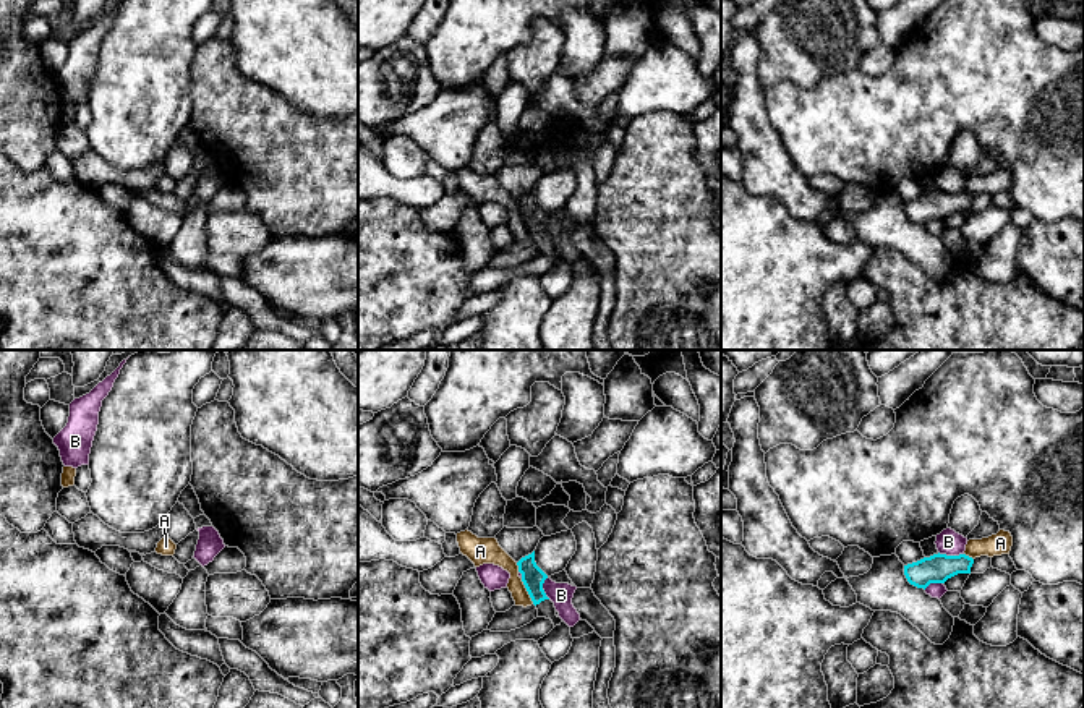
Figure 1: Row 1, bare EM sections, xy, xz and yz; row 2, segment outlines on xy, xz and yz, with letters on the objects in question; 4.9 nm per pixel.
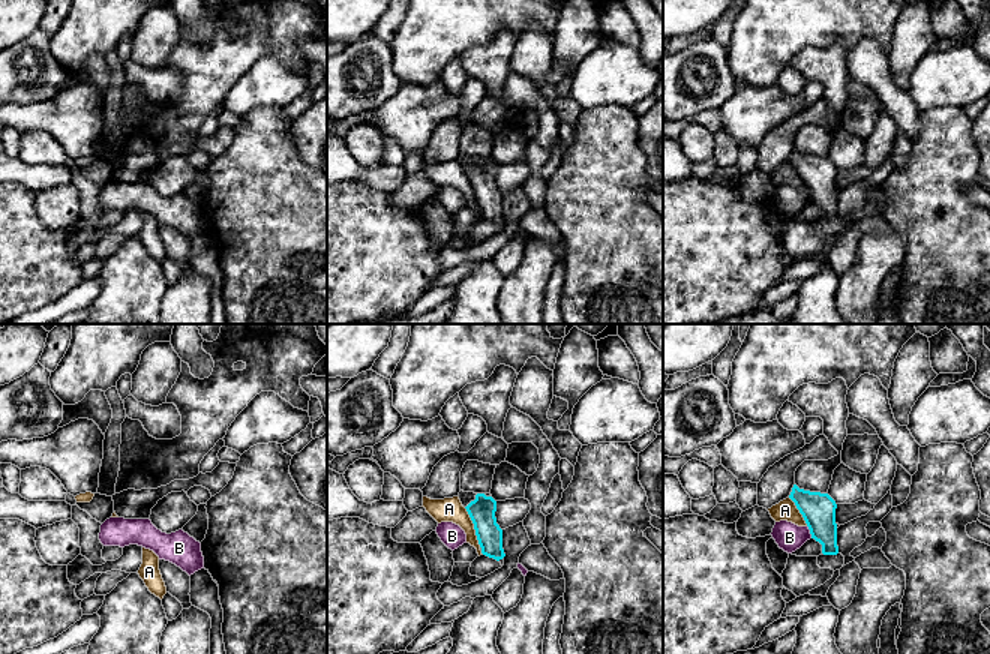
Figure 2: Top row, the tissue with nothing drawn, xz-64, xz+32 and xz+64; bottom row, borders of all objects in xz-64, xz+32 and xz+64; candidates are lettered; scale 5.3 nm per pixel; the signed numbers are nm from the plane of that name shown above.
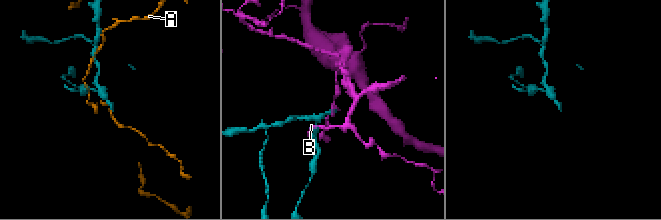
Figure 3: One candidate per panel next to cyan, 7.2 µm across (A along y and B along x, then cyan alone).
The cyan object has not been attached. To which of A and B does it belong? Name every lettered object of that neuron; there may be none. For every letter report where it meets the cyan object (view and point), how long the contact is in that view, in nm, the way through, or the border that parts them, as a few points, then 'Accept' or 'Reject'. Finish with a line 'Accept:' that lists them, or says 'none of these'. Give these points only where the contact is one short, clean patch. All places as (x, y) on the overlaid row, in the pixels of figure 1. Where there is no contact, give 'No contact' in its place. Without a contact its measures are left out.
A: Touches cyan at xz (527, 590). Shared border 140 nm. Reject
B: Touches cyan at yz (951, 556). Shared border 130 nm. Boundary: yz (938, 551), (963, 554). Reject
Accept: none of these

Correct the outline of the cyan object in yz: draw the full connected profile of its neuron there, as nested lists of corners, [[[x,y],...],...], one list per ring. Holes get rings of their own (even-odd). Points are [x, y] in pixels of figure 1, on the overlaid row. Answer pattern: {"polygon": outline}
{"polygon": [[[938,552],[904,565],[904,575],[911,585],[925,590],[930,583],[945,583],[958,574],[971,574],[972,564],[974,559],[966,554],[946,556]]]}

